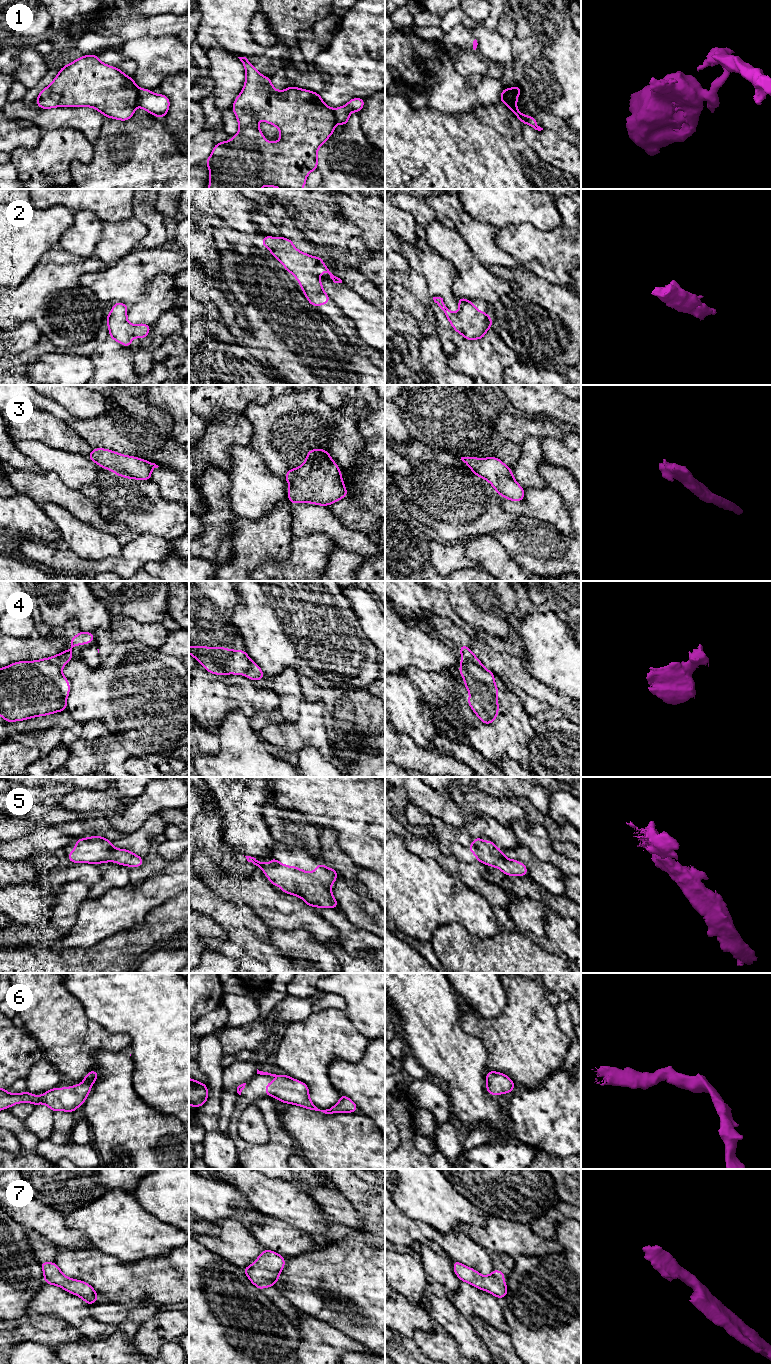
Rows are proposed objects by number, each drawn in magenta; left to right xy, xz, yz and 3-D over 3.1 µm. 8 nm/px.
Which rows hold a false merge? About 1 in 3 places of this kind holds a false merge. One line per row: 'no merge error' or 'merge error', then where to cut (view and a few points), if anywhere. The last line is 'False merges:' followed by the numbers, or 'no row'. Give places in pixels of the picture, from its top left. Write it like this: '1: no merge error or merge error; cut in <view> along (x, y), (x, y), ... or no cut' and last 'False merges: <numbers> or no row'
1: merge error; cut in xy along (139, 89), (137, 104)
2: no merge error; no cut
3: no merge error; no cut
4: merge error; cut in yz along (462, 658), (482, 667)
5: no merge error; no cut
6: no merge error; no cut
7: no merge error; no cut
False merges: 1, 4

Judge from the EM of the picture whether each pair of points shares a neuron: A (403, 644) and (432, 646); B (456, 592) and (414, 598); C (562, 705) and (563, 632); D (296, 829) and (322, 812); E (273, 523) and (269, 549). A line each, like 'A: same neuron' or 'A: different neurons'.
A: same neuron
B: different neurons
C: different neurons
D: different neurons
E: same neuron

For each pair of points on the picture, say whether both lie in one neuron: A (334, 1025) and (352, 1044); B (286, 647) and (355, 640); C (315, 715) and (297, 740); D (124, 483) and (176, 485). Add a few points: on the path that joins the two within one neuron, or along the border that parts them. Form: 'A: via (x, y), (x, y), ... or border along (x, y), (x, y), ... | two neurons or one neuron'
A: via (337, 1030), (347, 1040) | one neuron
B: via (303, 642), (338, 641) | one neuron
C: via (311, 721), (310, 725), (301, 734) | one neuron
D: border along (152, 480), (160, 495), (172, 502) | two neurons

